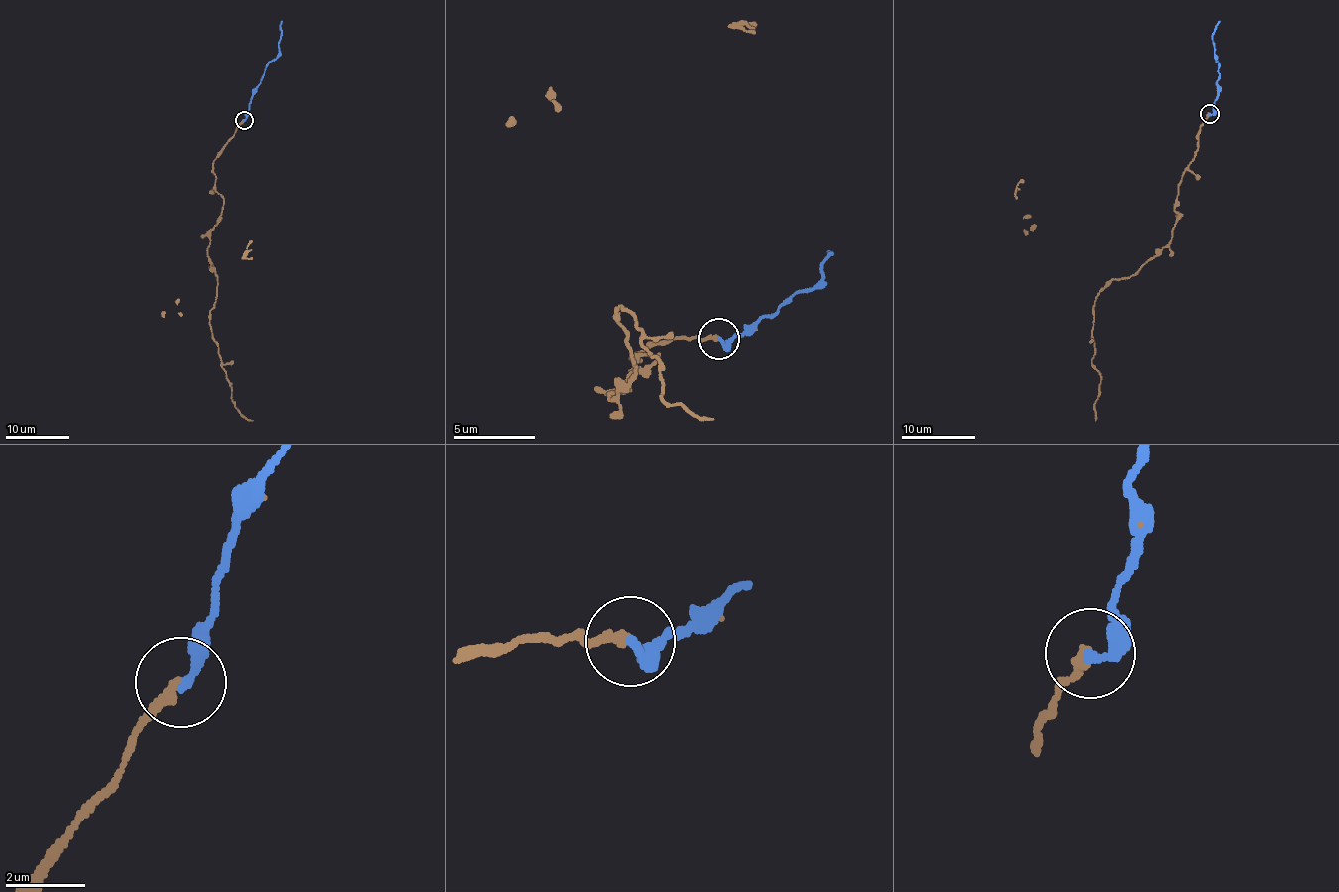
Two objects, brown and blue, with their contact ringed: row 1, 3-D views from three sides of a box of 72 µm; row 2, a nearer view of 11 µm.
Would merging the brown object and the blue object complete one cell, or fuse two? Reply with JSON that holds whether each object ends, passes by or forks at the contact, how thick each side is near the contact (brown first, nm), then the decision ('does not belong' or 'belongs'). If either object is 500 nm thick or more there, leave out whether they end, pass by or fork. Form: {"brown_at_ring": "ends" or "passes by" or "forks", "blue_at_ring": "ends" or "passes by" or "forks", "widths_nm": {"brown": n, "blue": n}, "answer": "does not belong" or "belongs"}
{"brown_at_ring": "ends", "blue_at_ring": "ends", "widths_nm": {"brown": 240, "blue": 240}, "answer": "belongs"}

